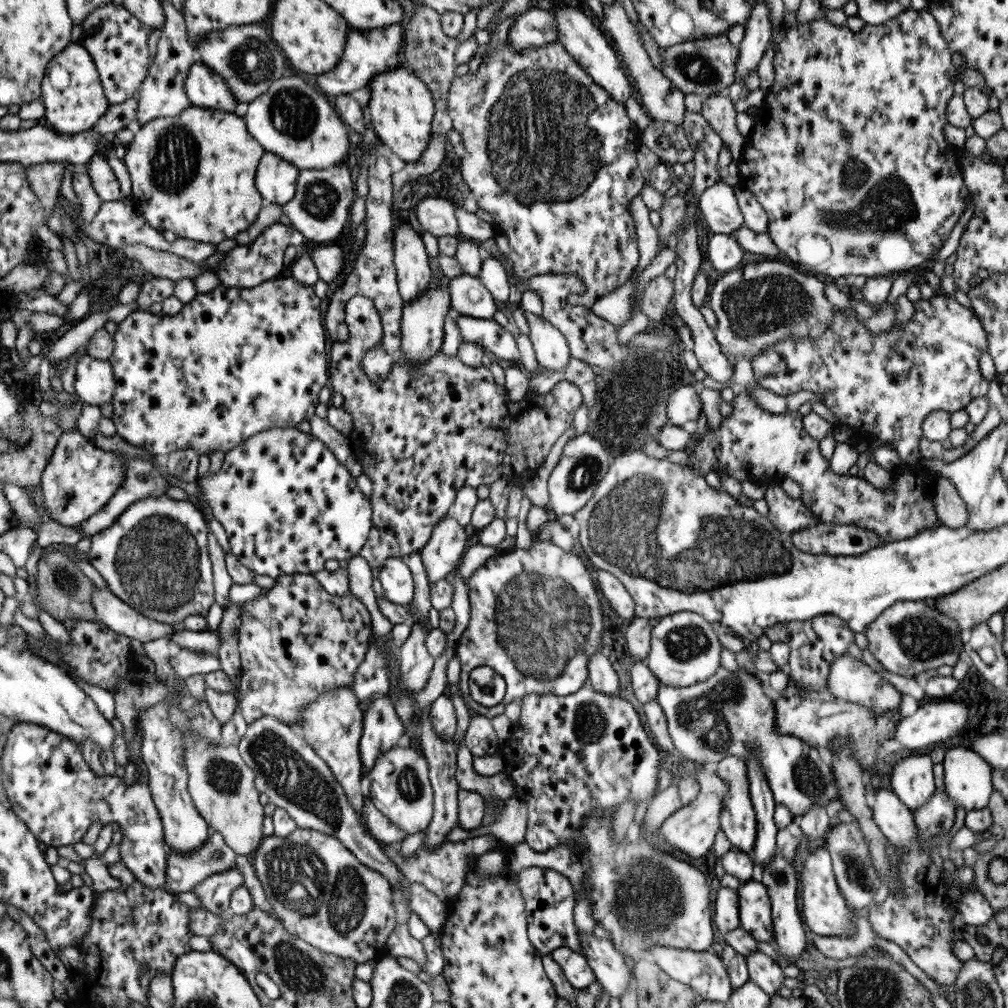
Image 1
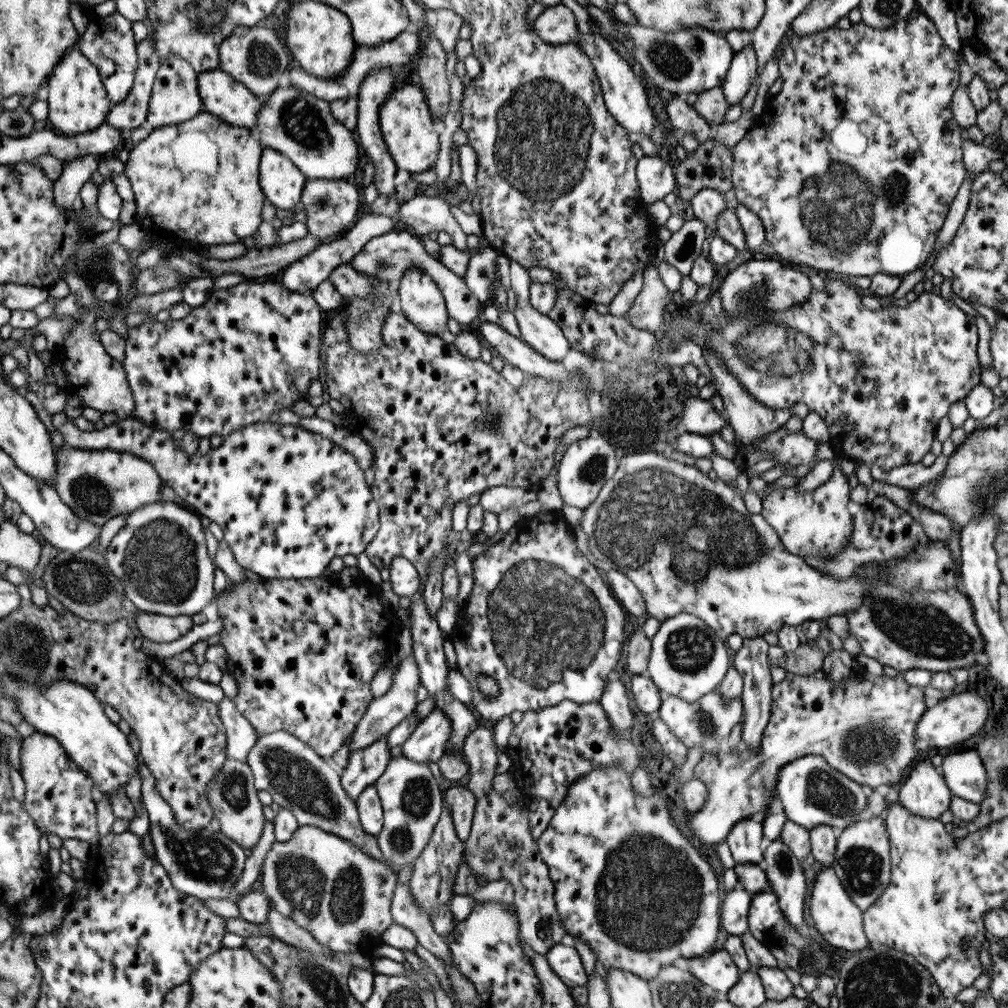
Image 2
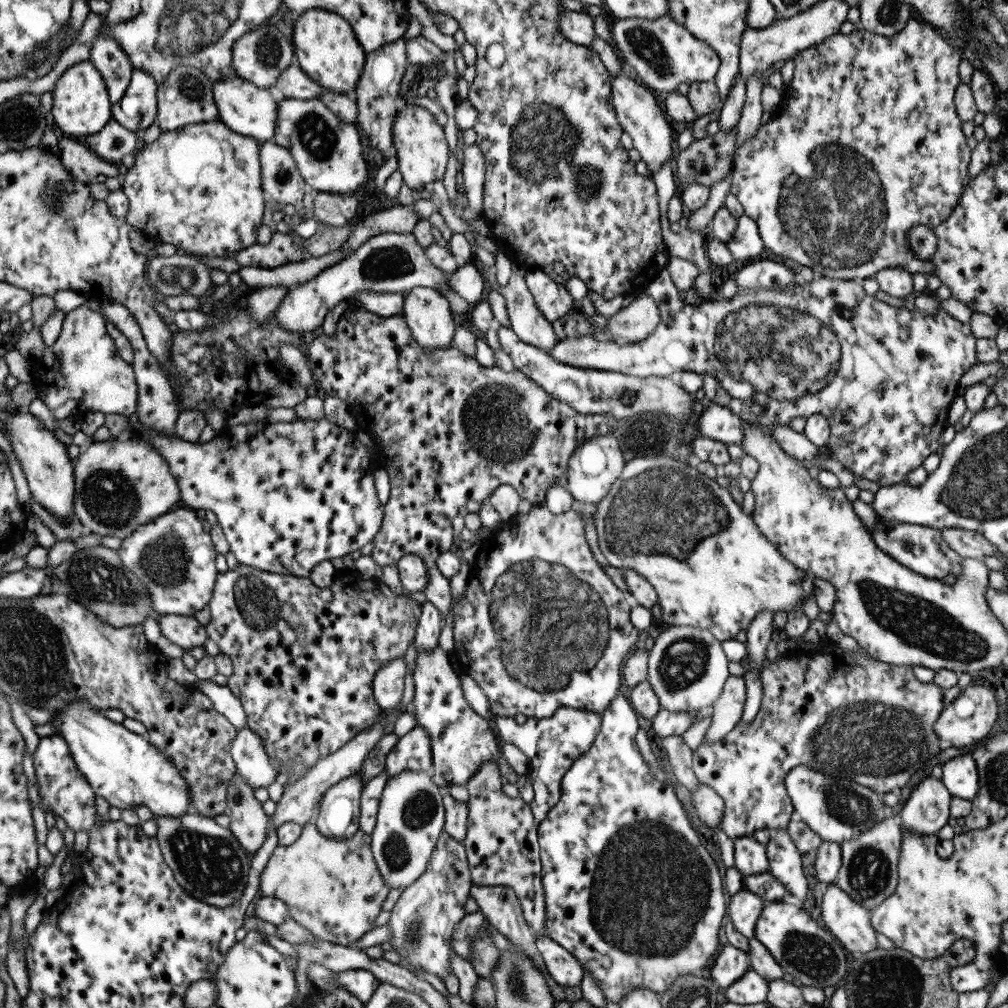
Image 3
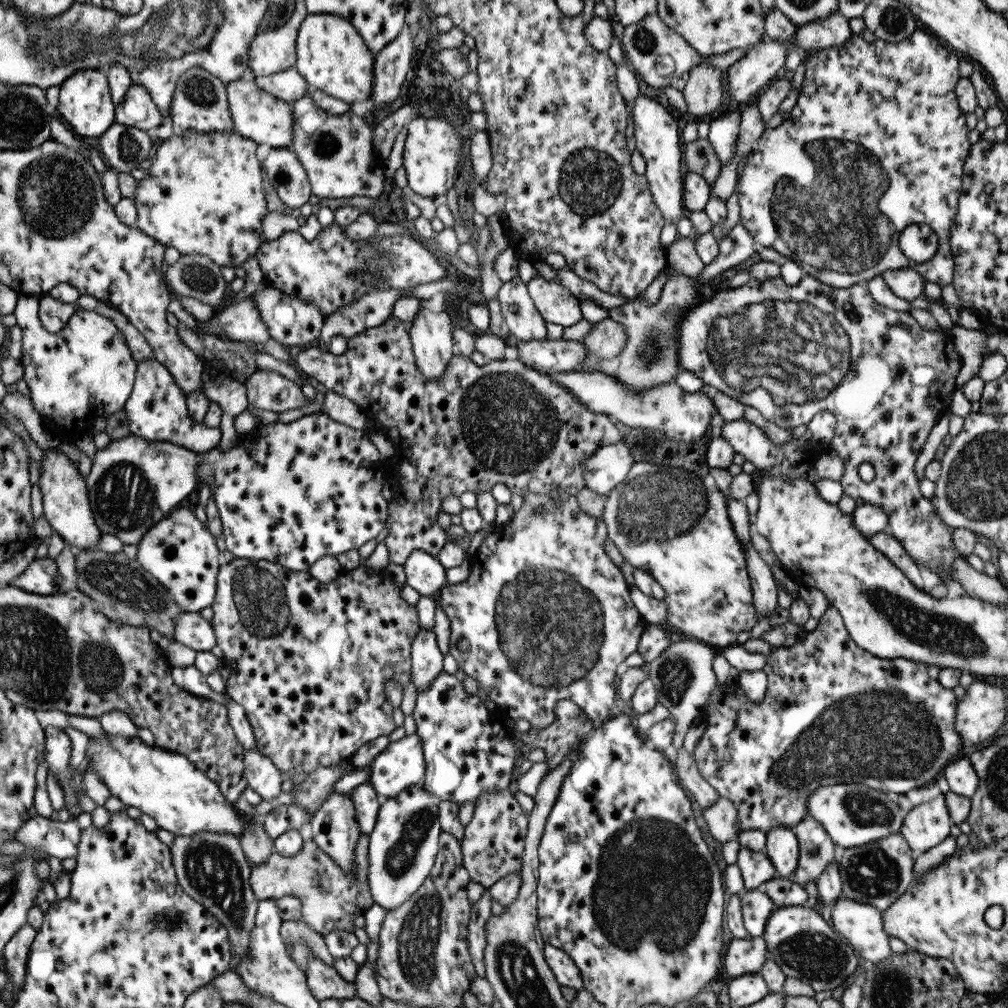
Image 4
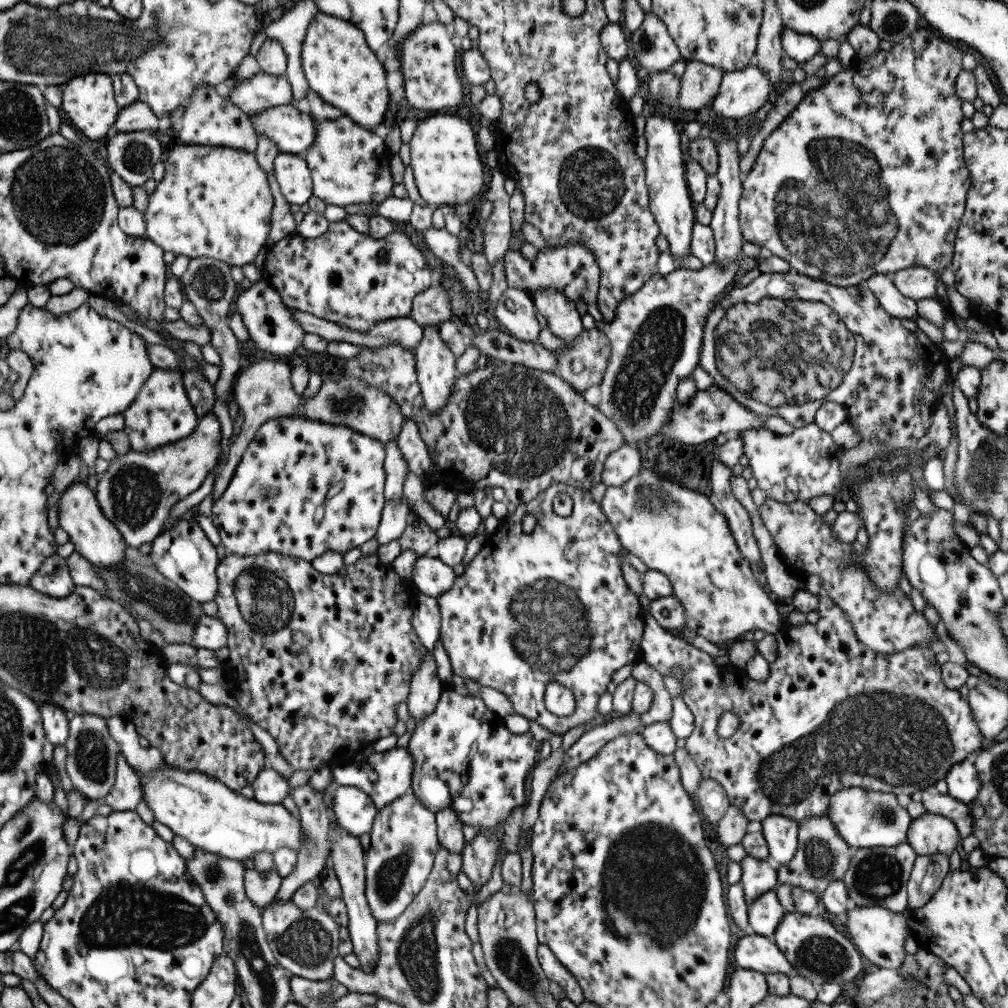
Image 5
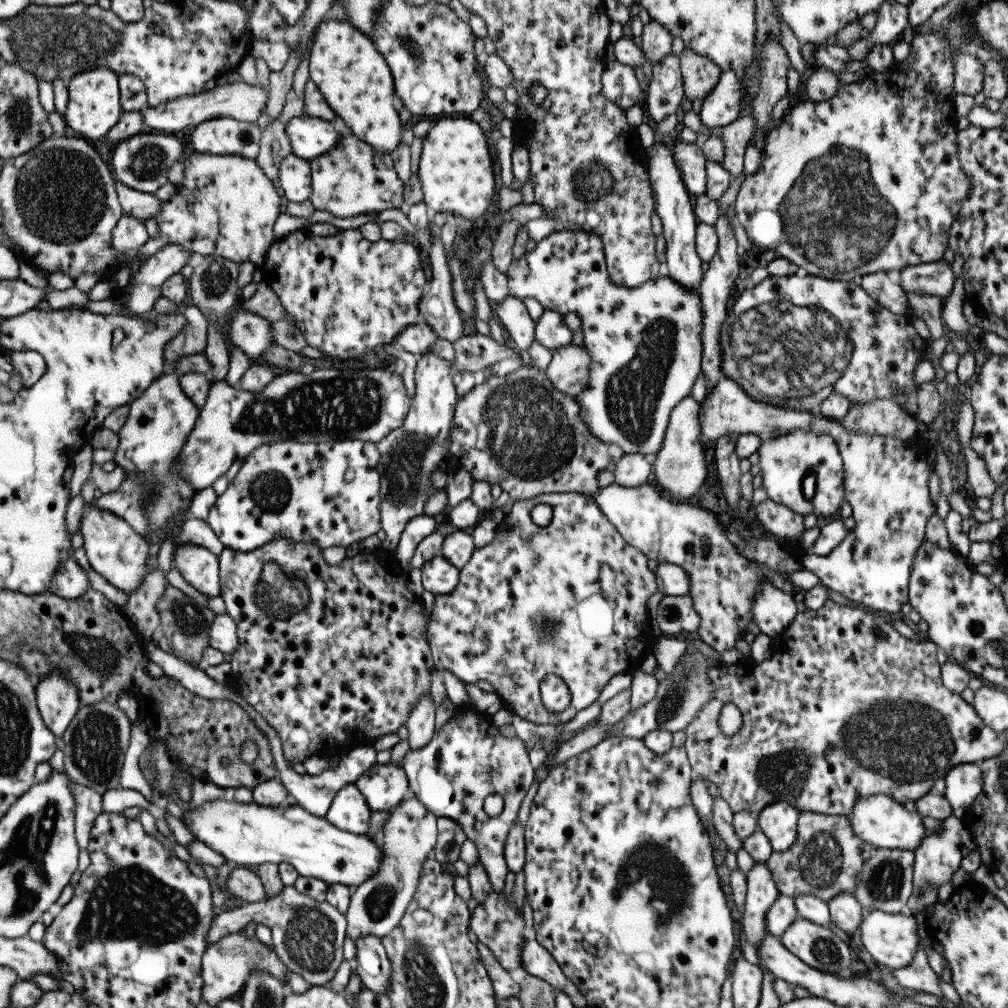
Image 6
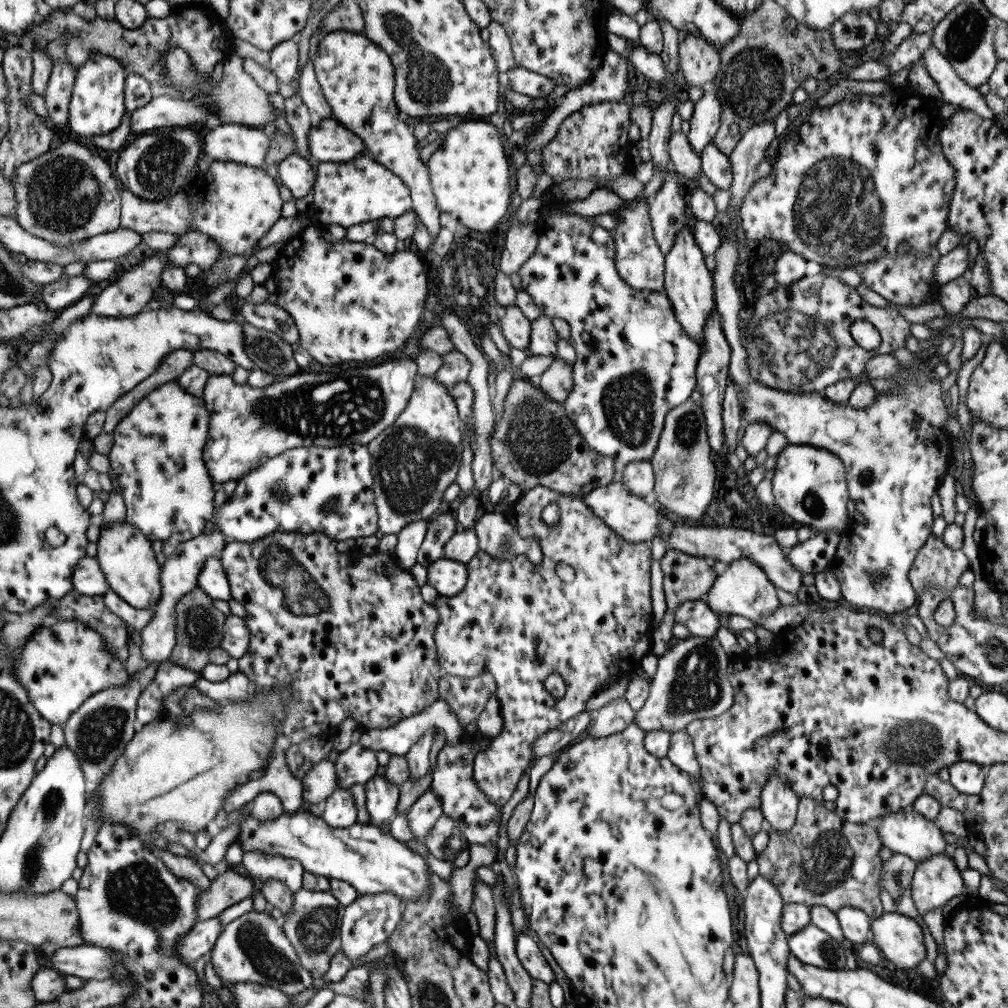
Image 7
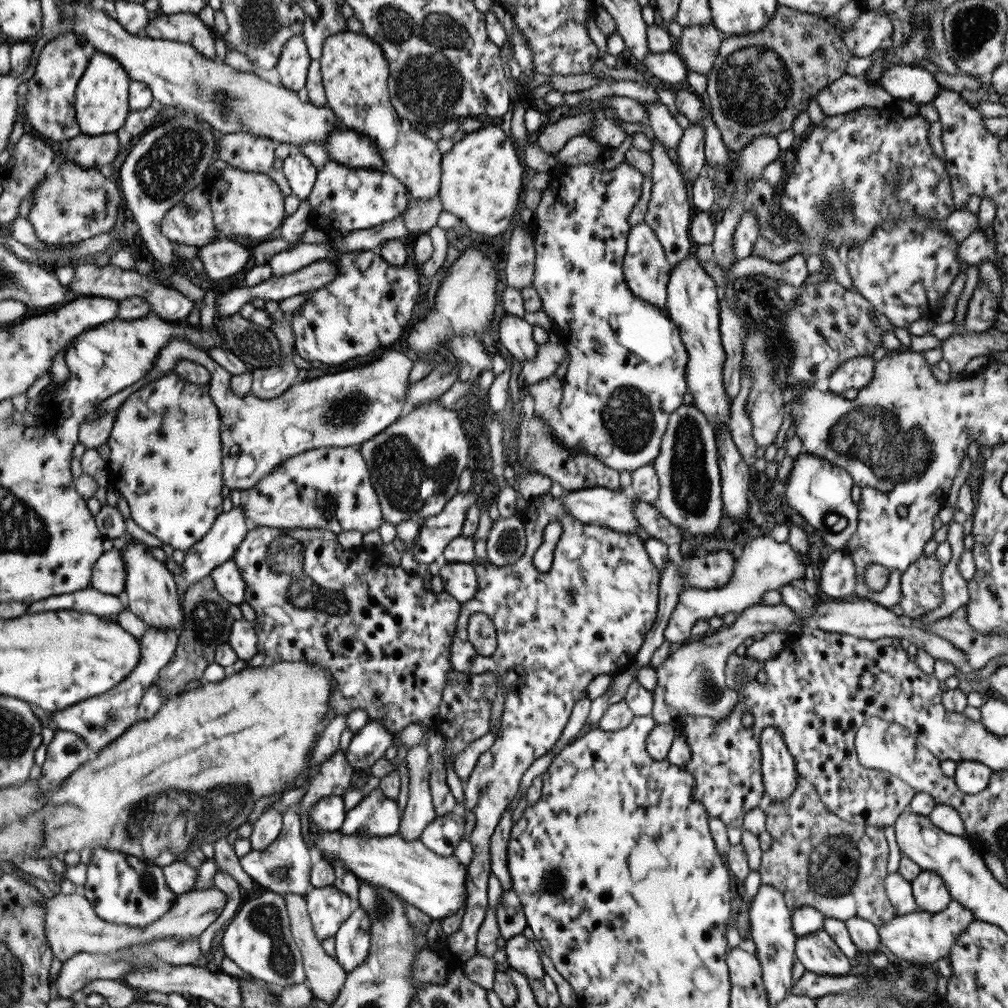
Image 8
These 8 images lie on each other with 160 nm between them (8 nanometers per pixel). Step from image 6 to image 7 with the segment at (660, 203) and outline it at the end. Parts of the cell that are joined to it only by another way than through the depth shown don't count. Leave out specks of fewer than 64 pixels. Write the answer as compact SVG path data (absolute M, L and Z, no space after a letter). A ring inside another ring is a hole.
M690 224L676 230L673 244L669 252L664 254L664 293L672 304L674 315L678 323L684 328L687 336L693 339L699 346L701 333L706 318L710 315L714 306L712 273L703 264L704 254L695 244Z

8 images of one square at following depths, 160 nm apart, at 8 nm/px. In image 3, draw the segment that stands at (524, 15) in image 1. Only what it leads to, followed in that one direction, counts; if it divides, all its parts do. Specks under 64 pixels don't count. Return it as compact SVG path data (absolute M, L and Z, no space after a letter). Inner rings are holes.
M561 12L559 24L556 26L558 32L569 42L589 47L593 36L593 20L587 13L582 12Z

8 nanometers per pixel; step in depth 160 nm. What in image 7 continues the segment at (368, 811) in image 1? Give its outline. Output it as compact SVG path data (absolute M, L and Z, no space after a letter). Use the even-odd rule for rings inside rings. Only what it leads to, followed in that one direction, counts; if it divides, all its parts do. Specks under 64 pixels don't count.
M335 789L325 800L321 818L333 828L347 828L355 823L357 808L348 789Z

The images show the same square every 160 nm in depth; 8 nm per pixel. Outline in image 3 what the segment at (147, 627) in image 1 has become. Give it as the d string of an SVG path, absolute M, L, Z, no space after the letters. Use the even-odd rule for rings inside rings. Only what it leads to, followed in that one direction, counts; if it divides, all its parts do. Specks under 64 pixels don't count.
M165 614L158 618L157 623L161 634L171 644L177 644L183 649L202 646L207 638L205 627L194 616Z

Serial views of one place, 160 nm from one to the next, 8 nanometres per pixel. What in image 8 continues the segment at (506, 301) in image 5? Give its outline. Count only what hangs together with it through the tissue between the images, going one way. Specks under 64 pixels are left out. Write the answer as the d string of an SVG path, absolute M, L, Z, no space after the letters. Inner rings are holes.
M506 314L497 324L500 343L514 359L521 362L532 359L536 353L535 341L532 339L532 325L524 319Z

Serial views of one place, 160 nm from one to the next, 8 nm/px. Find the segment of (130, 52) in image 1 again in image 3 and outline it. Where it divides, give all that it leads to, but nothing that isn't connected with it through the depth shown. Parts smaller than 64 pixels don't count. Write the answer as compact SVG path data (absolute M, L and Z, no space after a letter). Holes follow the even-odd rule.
M97 35L89 48L88 61L99 72L111 104L118 102L133 74L129 57L111 37Z

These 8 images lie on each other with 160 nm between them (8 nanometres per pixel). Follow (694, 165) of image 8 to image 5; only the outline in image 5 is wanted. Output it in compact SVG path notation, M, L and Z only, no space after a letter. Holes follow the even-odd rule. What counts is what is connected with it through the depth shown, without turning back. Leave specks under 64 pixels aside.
M755 62L745 66L743 70L728 71L723 73L717 94L714 96L710 106L716 116L724 116L737 120L747 114L759 110L766 100L771 100L769 89L769 78L755 68Z

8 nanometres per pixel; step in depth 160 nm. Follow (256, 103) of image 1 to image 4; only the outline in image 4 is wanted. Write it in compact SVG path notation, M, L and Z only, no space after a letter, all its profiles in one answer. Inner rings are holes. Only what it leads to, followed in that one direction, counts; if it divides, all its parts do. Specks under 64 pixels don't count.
M308 94L289 103L292 112L292 137L287 147L295 153L297 160L305 169L310 191L319 198L351 198L352 196L367 196L375 198L383 190L382 165L384 161L376 157L371 148L372 124L366 118L343 114L333 116L313 104Z

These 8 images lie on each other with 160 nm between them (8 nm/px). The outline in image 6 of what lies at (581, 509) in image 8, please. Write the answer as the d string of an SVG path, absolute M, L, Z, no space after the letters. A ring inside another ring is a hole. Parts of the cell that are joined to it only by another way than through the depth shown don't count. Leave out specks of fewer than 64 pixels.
M612 483L597 492L596 497L592 498L596 506L629 547L635 548L647 560L654 560L658 564L673 564L687 575L688 595L691 597L693 610L699 615L699 624L694 636L717 653L734 648L733 644L747 632L745 626L753 621L752 600L759 592L760 579L755 575L749 560L739 556L729 543L725 537L726 529L714 514L688 502L665 498L659 490L655 490L655 487L649 484L641 484L639 488L623 488Z

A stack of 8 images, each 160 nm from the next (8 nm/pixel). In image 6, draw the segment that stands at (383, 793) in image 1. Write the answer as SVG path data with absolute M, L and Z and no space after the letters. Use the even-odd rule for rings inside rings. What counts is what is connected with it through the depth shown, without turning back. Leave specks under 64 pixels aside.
M403 798L389 810L389 818L377 837L382 850L380 865L373 876L352 888L344 915L345 935L351 942L357 942L361 936L381 939L395 930L415 893L422 864L430 858L436 843L436 832L436 816L415 798Z

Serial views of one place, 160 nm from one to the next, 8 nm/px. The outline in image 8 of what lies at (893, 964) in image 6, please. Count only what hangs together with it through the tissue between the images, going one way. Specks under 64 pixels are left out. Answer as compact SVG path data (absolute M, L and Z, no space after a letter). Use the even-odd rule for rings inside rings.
M950 900L947 907L936 914L916 911L901 916L895 915L889 923L879 926L877 933L881 946L890 950L895 957L911 964L935 964L939 959L948 956L949 947L953 945L955 938L965 932L973 920L973 914L969 910L965 910L955 900Z

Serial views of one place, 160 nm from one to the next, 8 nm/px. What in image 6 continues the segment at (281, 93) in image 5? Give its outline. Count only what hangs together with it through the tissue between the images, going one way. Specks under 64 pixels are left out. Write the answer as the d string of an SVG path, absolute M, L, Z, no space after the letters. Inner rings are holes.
M242 81L228 83L223 86L215 86L203 93L167 100L157 106L146 106L142 111L142 119L145 127L149 126L164 134L173 134L175 131L183 130L188 124L193 126L211 117L231 117L253 123L259 118L261 109L267 102L267 97L268 94L258 83L255 86L250 86Z

